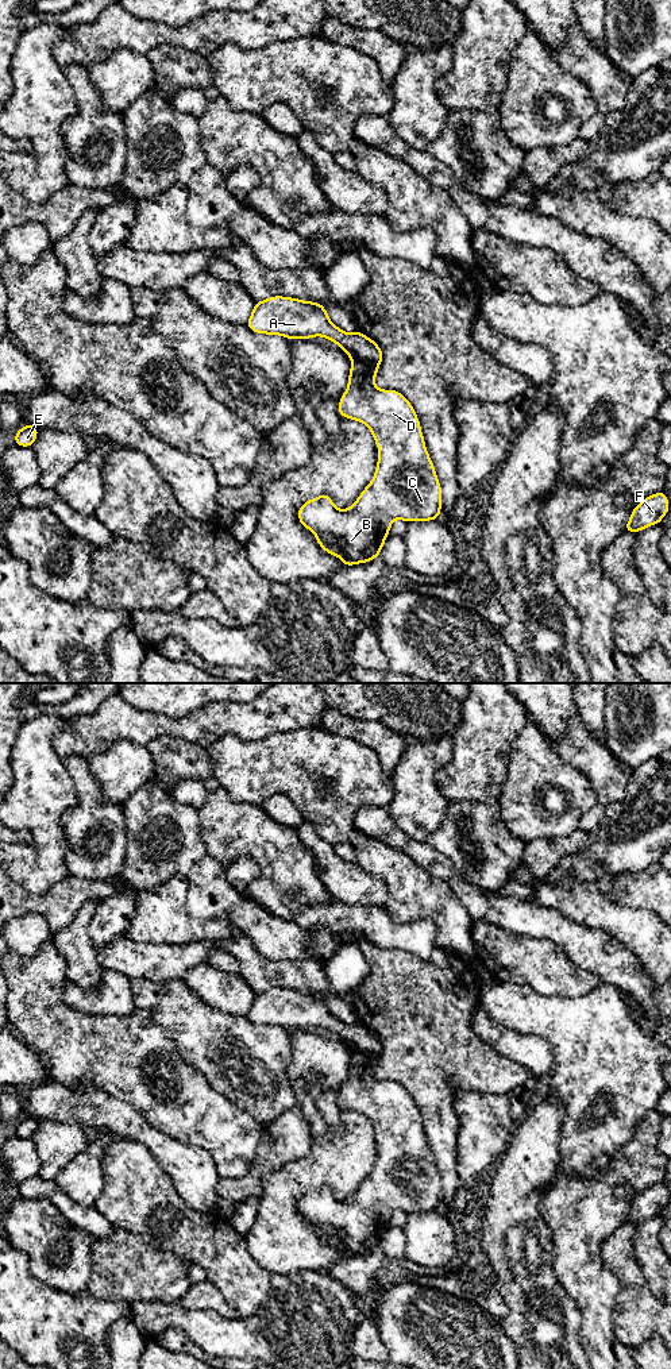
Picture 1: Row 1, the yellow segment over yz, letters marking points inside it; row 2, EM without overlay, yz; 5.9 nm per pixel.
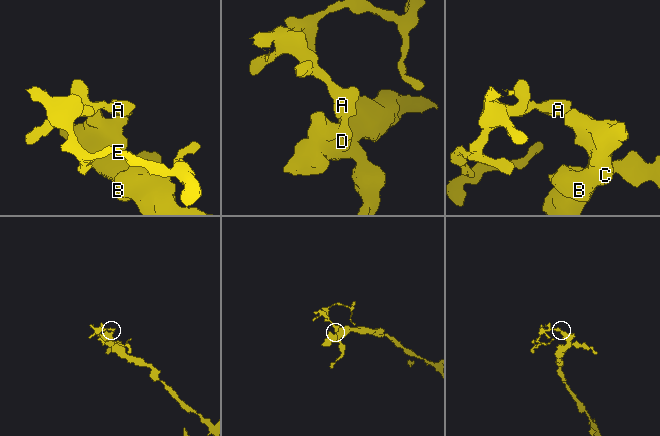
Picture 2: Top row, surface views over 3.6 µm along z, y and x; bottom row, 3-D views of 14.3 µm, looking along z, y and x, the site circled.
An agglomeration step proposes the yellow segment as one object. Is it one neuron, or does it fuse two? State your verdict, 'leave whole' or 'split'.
split

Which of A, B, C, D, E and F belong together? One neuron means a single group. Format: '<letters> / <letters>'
A E / B C D F

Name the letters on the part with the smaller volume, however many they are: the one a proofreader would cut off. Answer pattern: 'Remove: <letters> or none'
Remove: A, E

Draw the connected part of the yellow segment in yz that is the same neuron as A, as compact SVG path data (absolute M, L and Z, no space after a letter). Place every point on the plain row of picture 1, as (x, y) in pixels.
M274 987L255 994L247 1018L257 1025L281 1026L286 1030L323 1027L336 1034L351 1050L381 1054L379 1037L358 1023L344 1023L328 1009L320 994Z

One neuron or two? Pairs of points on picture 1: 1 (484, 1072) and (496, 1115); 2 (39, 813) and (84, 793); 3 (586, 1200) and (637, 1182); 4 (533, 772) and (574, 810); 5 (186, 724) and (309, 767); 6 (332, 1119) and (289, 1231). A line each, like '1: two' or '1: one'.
1: two
2: two
3: one
4: one
5: two
6: two

